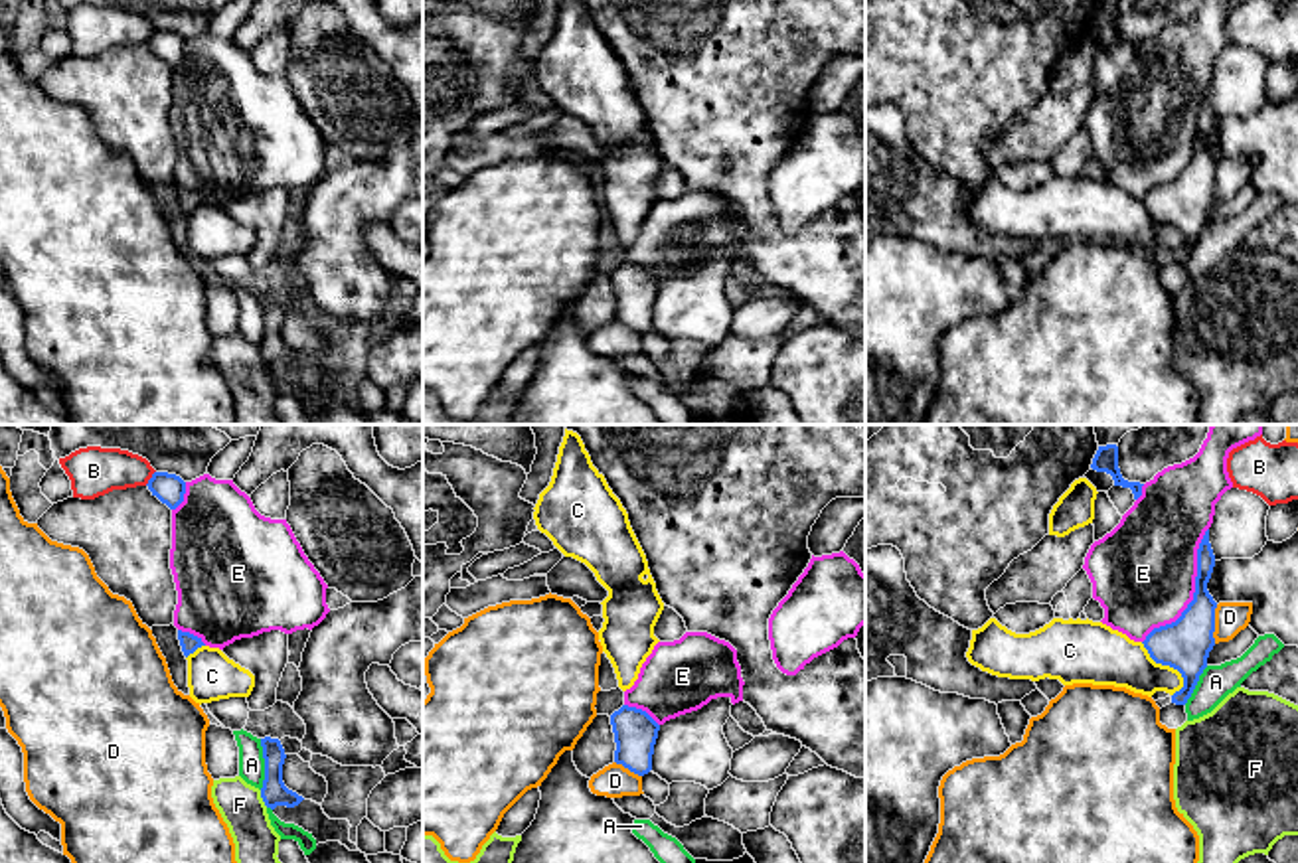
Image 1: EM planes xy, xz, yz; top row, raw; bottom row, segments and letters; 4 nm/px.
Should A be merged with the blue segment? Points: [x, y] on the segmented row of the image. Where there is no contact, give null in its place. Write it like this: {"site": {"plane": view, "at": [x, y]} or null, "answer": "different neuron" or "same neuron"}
{"site": {"plane": "xy", "at": [265, 765]}, "answer": "different neuron"}

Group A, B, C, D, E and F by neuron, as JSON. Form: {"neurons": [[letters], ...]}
{"neurons": [["A"], ["B"], ["C"], ["D"], ["E"], ["F"]]}

